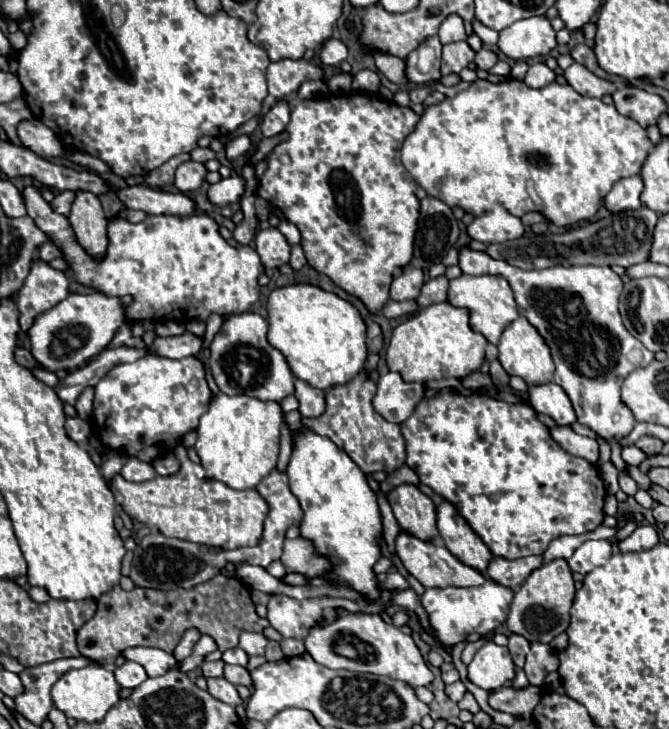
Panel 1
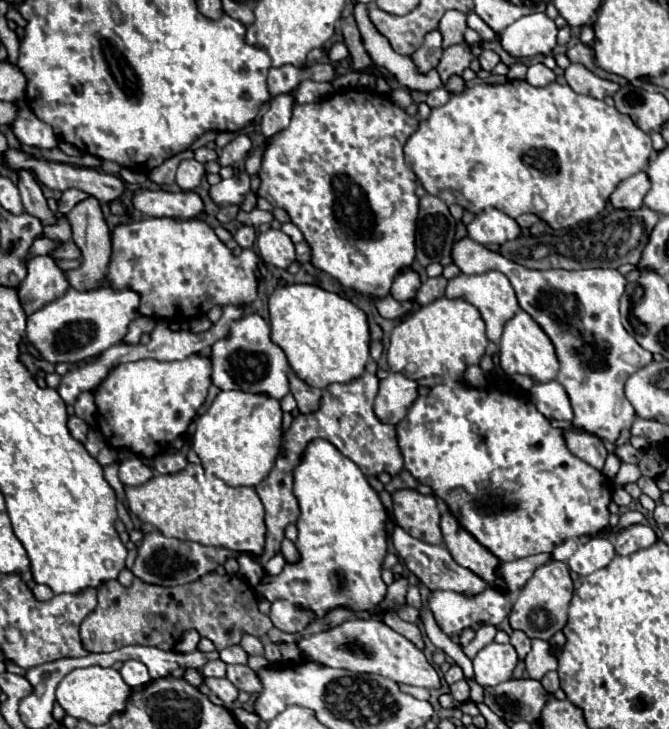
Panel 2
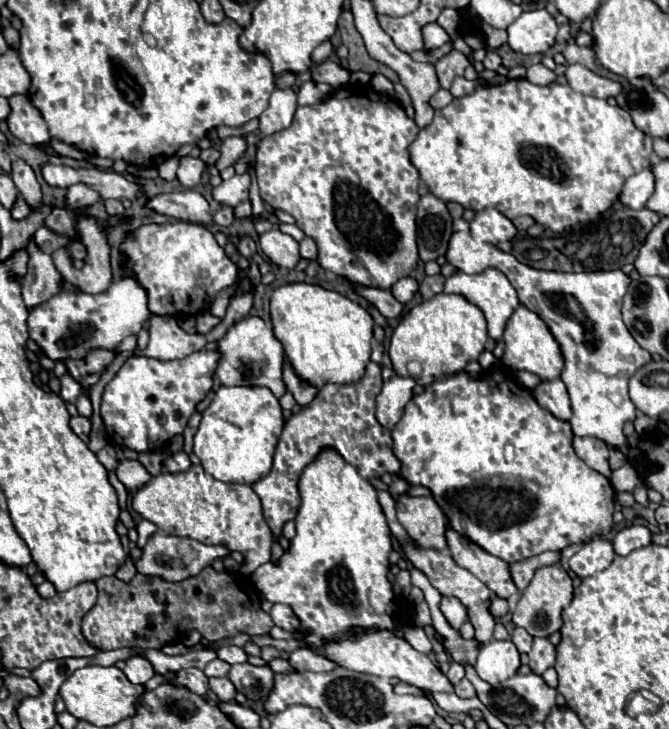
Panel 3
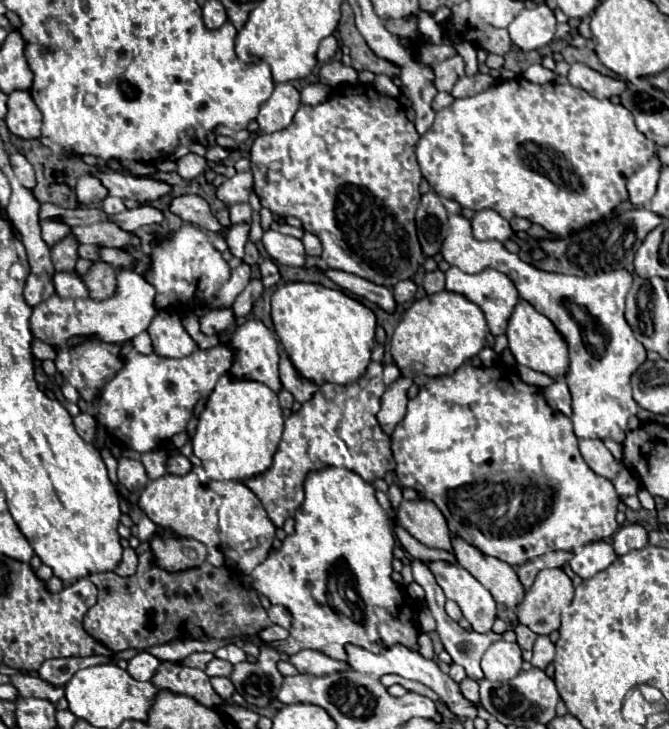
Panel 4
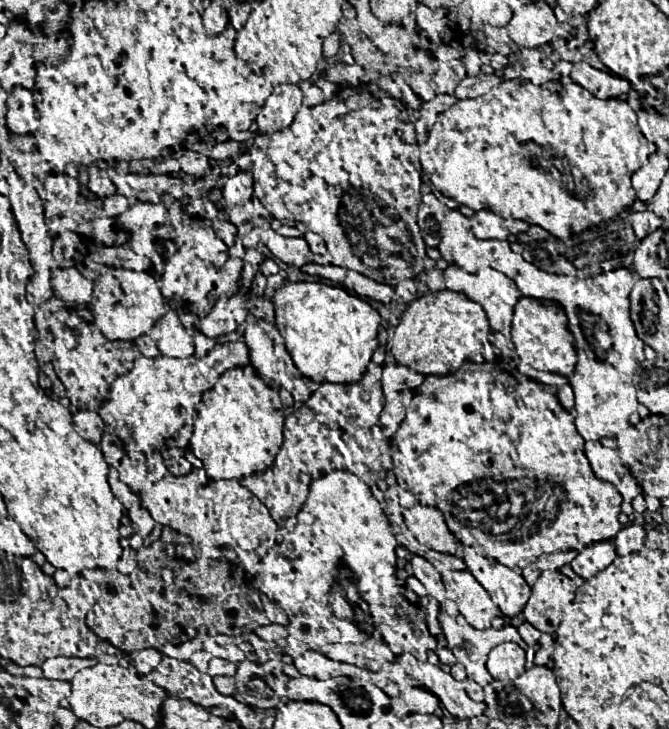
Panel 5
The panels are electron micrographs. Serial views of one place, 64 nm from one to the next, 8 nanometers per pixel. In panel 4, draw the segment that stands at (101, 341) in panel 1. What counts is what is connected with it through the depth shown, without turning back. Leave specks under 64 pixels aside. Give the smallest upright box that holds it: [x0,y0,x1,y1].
[30,270,160,346]

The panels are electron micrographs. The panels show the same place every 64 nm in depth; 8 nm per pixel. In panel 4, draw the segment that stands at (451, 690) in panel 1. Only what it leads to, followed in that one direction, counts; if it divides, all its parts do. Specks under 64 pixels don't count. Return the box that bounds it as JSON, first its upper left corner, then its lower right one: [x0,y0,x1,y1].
[460,678,480,702]

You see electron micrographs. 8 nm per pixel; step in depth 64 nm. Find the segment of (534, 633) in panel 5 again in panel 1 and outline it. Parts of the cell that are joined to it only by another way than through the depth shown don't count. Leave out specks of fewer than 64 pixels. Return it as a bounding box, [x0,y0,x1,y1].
[508,634,530,668]

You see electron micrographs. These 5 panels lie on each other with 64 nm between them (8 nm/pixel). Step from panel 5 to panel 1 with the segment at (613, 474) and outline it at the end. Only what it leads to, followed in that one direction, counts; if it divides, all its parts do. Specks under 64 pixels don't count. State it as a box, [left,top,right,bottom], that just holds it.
[552,426,600,464]

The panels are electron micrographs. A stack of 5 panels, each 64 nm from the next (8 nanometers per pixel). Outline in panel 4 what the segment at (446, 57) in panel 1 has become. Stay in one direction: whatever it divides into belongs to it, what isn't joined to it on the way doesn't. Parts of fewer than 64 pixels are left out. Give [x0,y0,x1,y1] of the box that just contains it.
[434,56,464,92]

